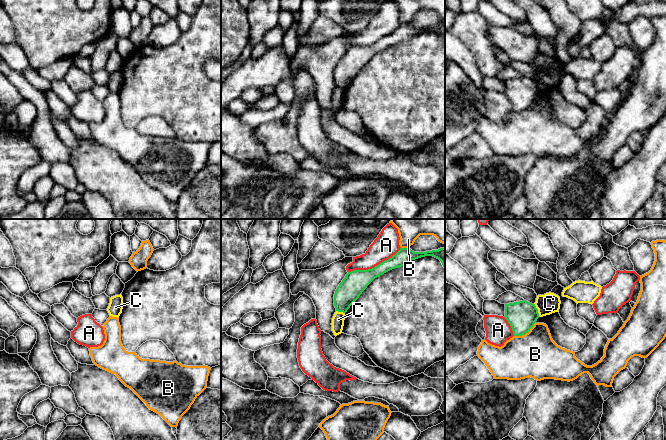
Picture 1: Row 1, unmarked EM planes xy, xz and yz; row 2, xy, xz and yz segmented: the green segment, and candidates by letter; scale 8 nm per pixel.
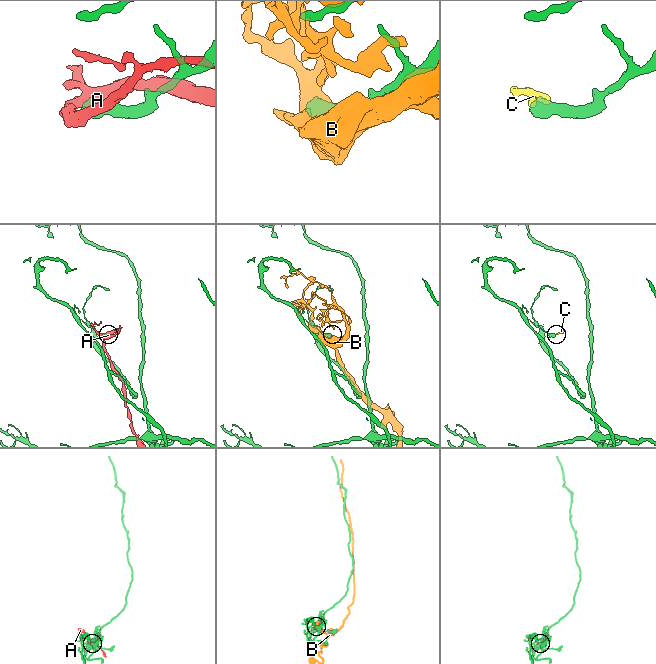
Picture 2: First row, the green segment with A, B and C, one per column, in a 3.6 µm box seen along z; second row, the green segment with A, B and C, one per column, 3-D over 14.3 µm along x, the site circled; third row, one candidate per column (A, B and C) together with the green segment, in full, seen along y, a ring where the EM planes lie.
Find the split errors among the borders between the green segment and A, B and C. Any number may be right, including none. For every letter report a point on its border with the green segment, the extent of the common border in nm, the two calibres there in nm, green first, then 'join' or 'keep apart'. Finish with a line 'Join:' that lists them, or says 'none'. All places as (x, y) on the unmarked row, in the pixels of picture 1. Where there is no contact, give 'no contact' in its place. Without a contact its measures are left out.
A: contact xz (375, 42); length 460 nm; calibres 190 and 200 nm; keep apart
B: contact yz (525, 109); length 200 nm; calibres 240 and 360 nm; keep apart
C: contact yz (537, 85); length 110 nm; calibres 240 and 170 nm; keep apart
Join: none

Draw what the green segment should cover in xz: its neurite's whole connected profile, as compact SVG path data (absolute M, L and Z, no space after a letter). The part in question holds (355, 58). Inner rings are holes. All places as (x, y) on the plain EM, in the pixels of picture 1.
M445 23L426 28L414 28L409 24L400 24L395 31L372 45L348 48L334 70L336 87L346 89L375 54L392 45L406 42L412 36L425 32L433 32L439 35L445 44Z

